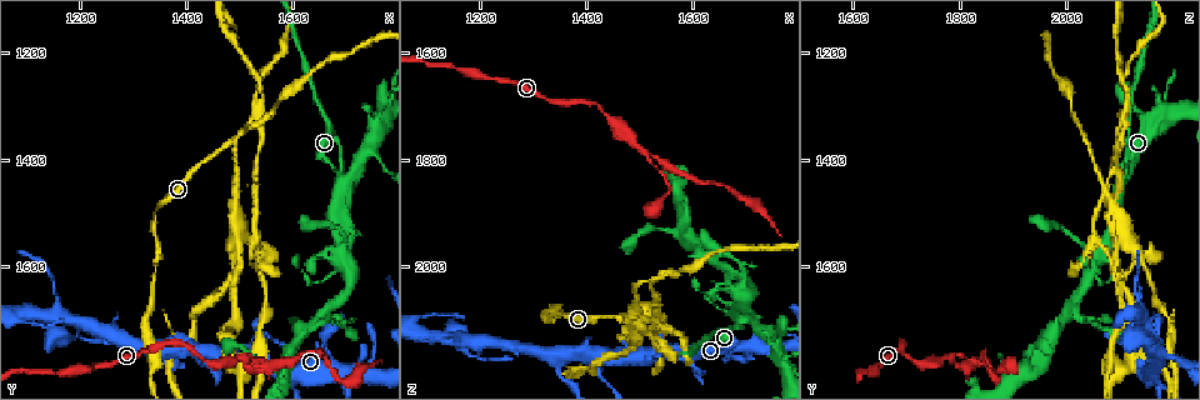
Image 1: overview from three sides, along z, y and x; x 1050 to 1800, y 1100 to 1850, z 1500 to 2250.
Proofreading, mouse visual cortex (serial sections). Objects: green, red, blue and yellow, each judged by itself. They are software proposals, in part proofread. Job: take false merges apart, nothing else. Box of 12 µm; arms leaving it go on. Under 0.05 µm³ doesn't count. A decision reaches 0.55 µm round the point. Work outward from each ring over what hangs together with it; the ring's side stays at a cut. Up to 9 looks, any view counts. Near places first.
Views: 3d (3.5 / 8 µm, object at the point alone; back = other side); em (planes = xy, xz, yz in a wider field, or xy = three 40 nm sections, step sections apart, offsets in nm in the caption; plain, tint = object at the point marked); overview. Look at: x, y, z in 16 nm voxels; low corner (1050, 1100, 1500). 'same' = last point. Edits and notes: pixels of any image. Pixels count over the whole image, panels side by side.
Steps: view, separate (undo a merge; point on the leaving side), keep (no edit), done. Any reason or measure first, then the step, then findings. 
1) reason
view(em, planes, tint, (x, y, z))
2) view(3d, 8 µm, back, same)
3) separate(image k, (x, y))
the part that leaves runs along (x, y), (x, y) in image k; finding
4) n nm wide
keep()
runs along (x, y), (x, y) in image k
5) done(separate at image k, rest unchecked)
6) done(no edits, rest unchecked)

arms run side by side
view(3d, 3.5 µm, (1685, 1435, 2105))

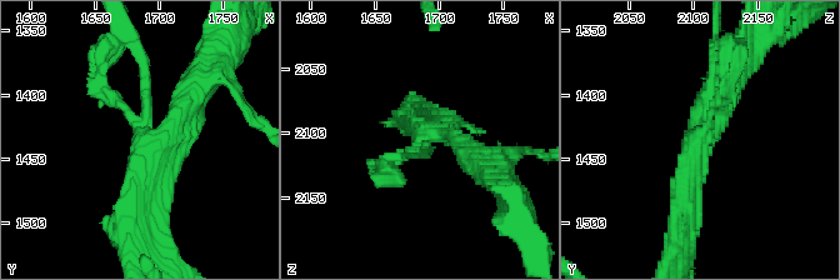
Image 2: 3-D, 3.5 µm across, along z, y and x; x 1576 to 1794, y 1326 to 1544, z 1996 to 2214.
now the EM
view(em, xy, step 5, tint, (1690, 1434, 2104))

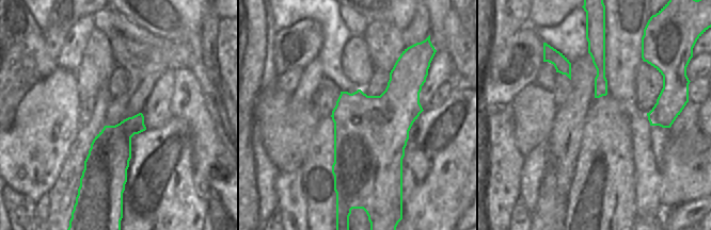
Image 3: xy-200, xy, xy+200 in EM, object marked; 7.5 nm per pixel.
separate(image 2, (143, 71))
the part that leaves runs along (146, 116), (146, 74), (128, 35) in image 2; two cells meet here

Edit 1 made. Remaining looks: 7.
redraw
view(overview)

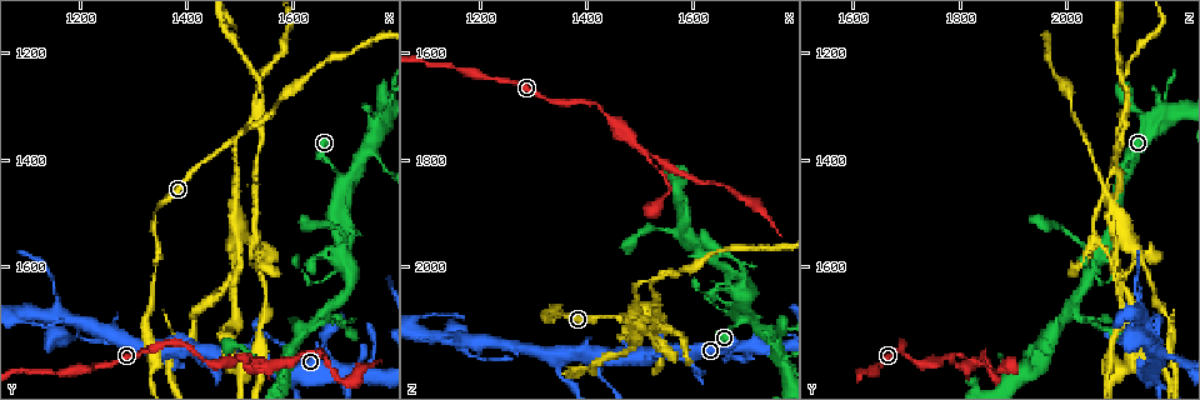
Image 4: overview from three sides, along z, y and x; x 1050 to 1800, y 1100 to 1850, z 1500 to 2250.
a fork
view(3d, 3.5 µm, (1675, 1670, 2015))

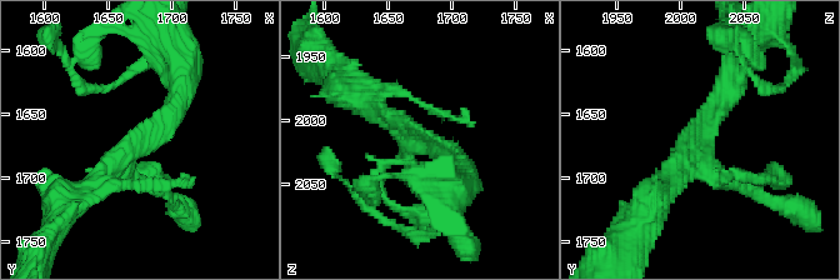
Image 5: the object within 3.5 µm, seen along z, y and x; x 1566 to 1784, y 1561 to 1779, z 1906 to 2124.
view(em, xy, step 5, tint, (1676, 1672, 2014))

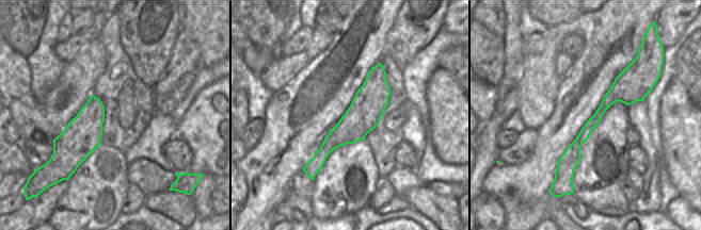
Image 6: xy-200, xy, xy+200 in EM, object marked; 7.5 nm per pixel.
keep()
runs along (630, 67), (575, 145), (568, 180) in image 6; continuous, no second cell

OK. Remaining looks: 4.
a narrow waist
view(3d, 3.5 µm, (1515, 1775, 1785))

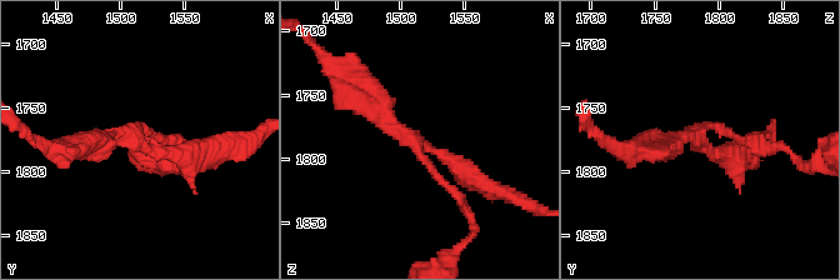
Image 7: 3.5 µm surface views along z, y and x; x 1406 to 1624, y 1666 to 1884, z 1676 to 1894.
3 arms; arms of 100, 250, 300 nm; need the tissue
view(em, planes, tint, (1508, 1772, 1786))

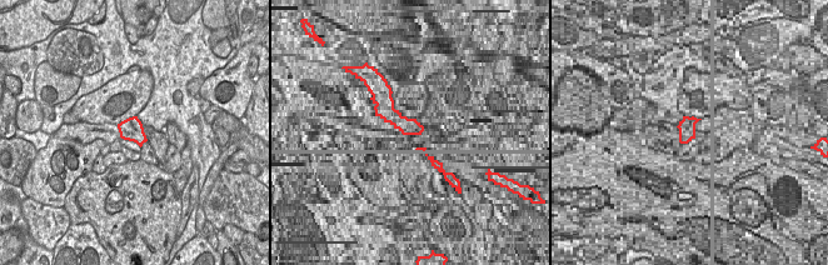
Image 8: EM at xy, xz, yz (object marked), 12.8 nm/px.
300 nm wide
keep()
runs along (356, 90), (390, 129), (483, 183) in image 7; continuous, no second cell

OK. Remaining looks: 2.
done(separate at image 2, rest unchecked)

